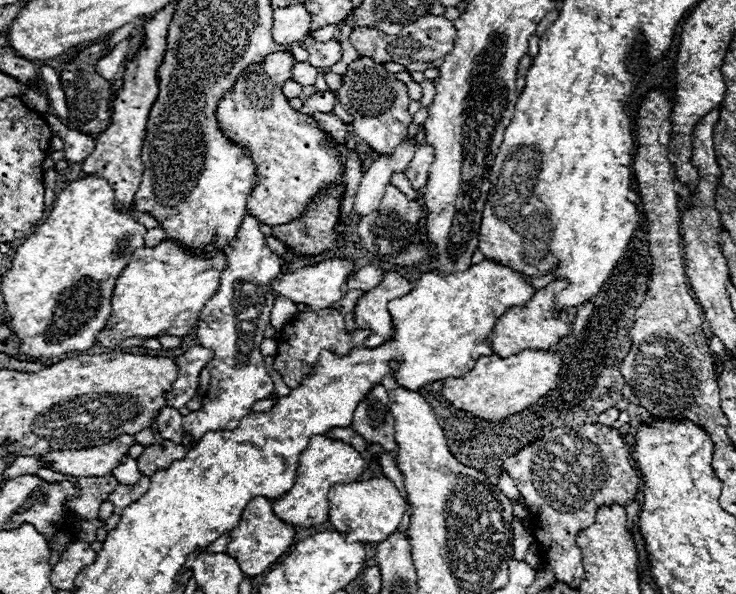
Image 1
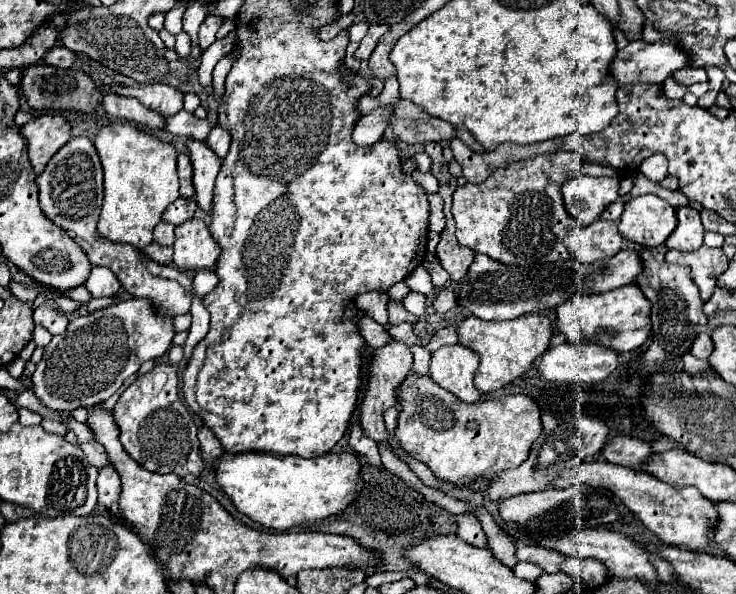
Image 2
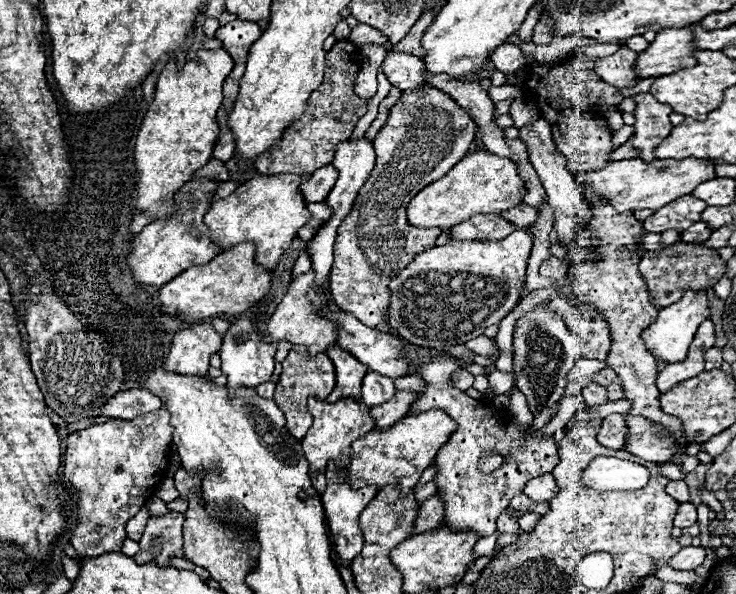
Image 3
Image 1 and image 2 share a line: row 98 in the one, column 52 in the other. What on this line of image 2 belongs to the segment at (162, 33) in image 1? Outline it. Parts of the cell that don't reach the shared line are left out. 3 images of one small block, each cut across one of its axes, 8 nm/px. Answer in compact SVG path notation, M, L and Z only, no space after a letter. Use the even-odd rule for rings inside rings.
M44 112L34 116L34 120L26 122L20 128L20 134L26 140L28 158L36 174L40 174L48 160L72 138L72 126L62 114Z

